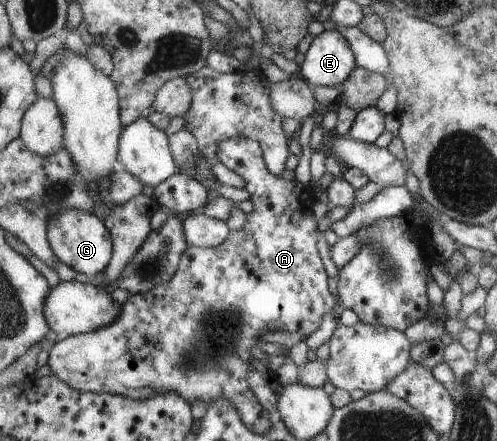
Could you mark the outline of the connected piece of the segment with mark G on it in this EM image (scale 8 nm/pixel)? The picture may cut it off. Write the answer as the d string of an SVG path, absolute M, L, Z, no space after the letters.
M70 208L53 215L48 221L48 239L57 259L70 266L74 271L86 275L104 272L112 261L114 240L105 220L94 212L80 208Z

